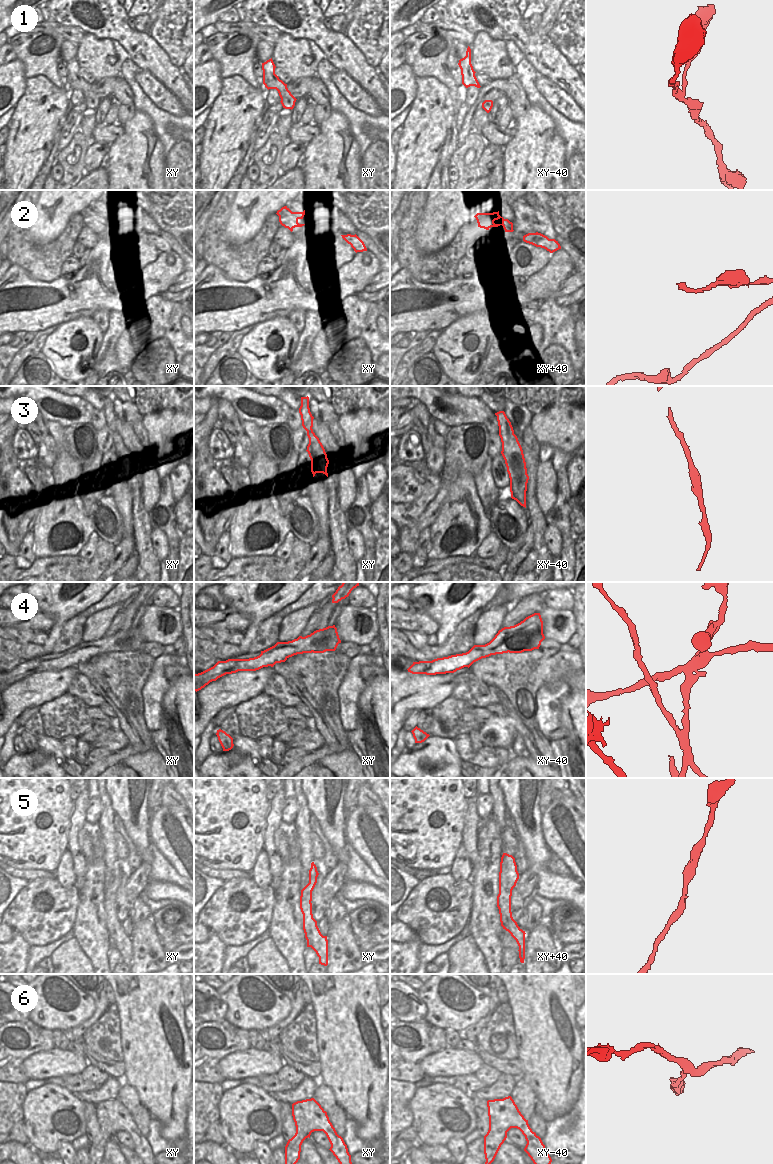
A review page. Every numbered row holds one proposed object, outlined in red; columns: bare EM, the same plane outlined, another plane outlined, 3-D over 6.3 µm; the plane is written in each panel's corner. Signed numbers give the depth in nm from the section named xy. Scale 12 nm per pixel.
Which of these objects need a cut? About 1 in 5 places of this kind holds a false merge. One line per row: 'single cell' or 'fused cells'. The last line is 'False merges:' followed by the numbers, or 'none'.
1: single cell
2: fused cells
3: single cell
4: fused cells
5: single cell
6: single cell
False merges: 2, 4

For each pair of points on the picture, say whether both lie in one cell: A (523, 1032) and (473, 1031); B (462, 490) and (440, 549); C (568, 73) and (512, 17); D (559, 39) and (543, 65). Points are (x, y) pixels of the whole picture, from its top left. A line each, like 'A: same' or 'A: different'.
A: different
B: same
C: same
D: different

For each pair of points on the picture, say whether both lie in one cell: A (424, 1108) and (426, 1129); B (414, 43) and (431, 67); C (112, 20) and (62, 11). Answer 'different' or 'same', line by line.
A: same
B: same
C: same

